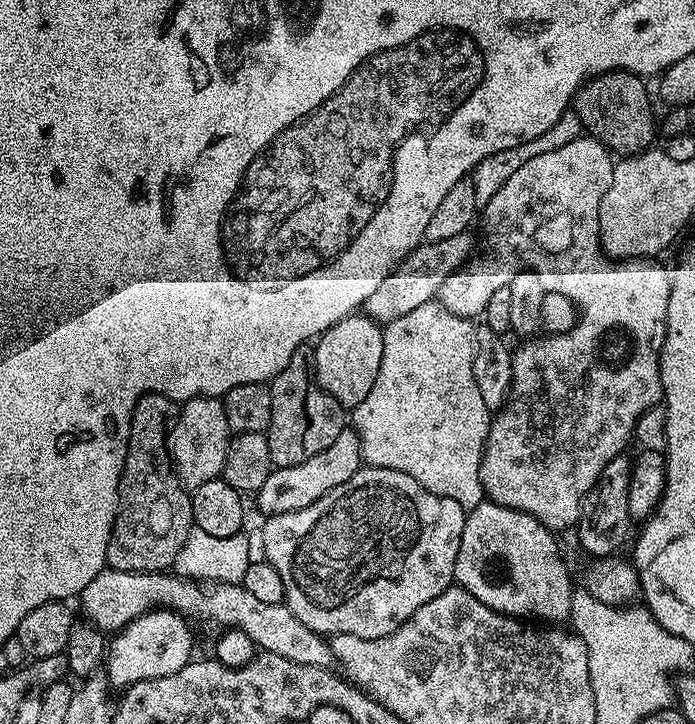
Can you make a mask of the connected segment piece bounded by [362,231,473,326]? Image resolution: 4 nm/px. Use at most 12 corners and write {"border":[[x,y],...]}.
{"border":[[472,235],[421,242],[364,300],[383,326],[433,303]]}

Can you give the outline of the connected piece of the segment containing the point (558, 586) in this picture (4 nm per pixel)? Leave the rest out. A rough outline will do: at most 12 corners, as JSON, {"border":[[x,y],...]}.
{"border":[[482,502],[455,583],[495,612],[567,621],[551,529]]}

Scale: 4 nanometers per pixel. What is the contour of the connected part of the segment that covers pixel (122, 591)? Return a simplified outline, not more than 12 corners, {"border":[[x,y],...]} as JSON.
{"border":[[105,567],[80,593],[116,634],[150,611],[201,616],[259,651],[318,668],[332,649],[243,583],[205,592],[171,571]]}

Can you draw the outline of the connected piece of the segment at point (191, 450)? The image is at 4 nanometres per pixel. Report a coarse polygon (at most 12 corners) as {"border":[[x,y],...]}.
{"border":[[223,399],[183,401],[168,455],[185,489],[223,473],[230,433]]}

